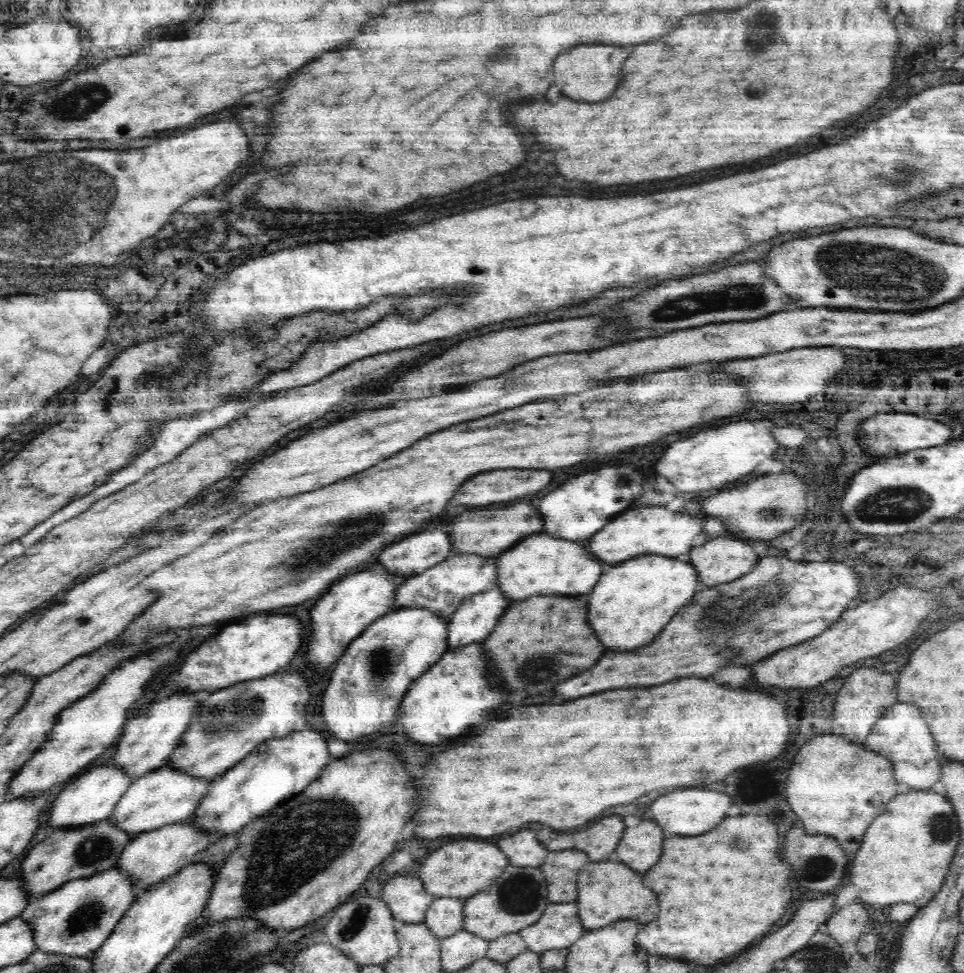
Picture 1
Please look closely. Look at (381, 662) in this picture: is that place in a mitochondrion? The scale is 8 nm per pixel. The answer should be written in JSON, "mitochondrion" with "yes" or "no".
{"mitochondrion":"yes"}

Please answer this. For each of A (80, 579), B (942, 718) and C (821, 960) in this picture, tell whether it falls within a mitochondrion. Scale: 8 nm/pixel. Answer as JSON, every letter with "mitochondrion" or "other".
{"A":"other","B":"other","C":"mitochondrion"}

